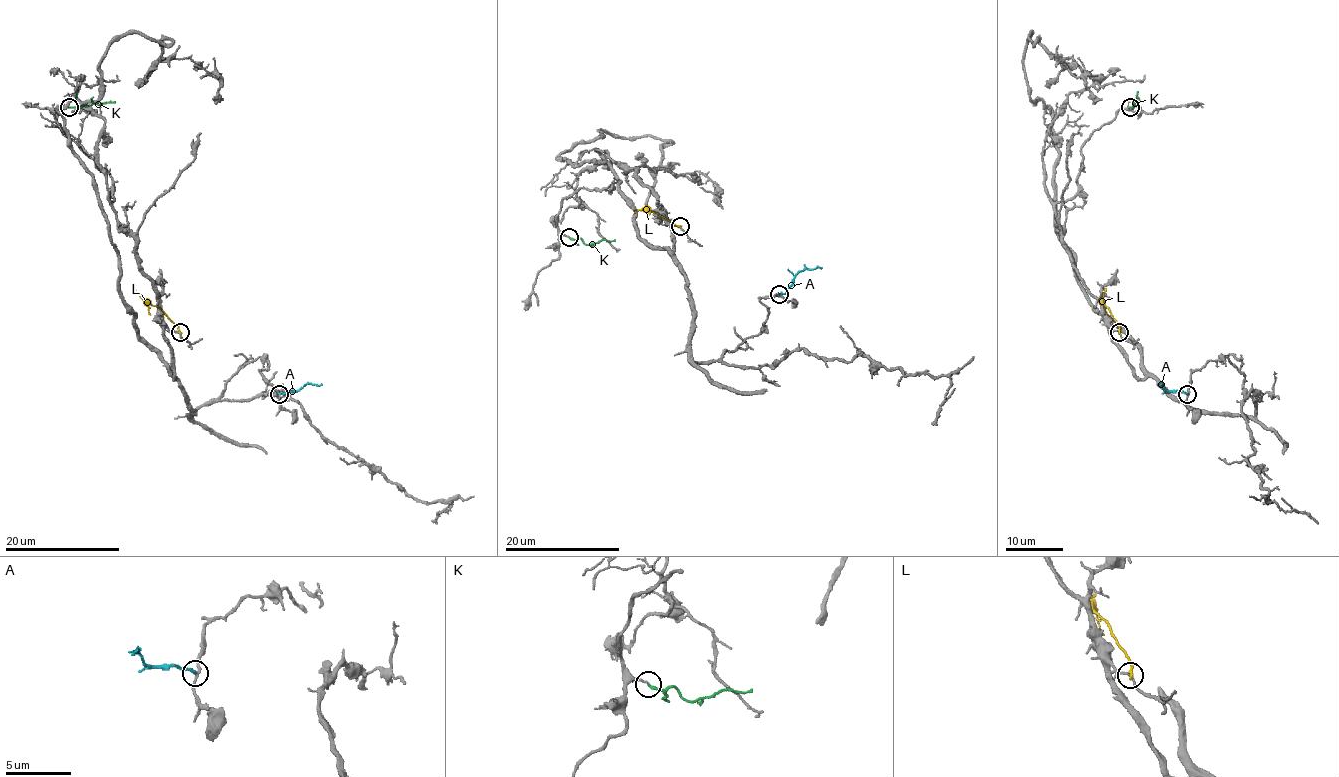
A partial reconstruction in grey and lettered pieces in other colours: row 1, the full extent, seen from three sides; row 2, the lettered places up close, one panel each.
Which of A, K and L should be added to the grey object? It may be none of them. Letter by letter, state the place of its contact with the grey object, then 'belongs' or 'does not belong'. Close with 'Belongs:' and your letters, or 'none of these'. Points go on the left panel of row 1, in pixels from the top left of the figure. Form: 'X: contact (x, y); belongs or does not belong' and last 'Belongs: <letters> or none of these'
A: contact (279, 394); does not belong
K: contact (69, 107); belongs
L: contact (180, 332); does not belong
Belongs: K

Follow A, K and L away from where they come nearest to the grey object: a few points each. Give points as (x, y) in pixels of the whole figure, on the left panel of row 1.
A: (279, 394), (306, 384), (322, 384)
K: (69, 106), (80, 108), (114, 101)
L: (180, 331), (134, 288)

